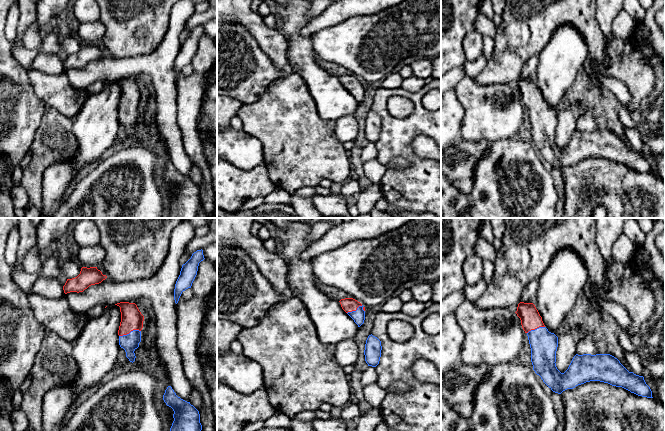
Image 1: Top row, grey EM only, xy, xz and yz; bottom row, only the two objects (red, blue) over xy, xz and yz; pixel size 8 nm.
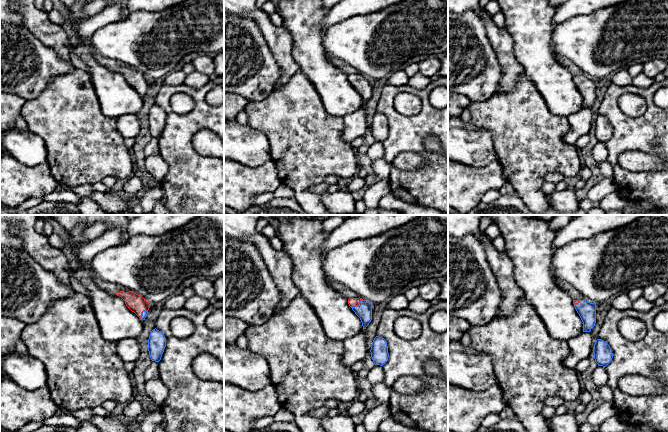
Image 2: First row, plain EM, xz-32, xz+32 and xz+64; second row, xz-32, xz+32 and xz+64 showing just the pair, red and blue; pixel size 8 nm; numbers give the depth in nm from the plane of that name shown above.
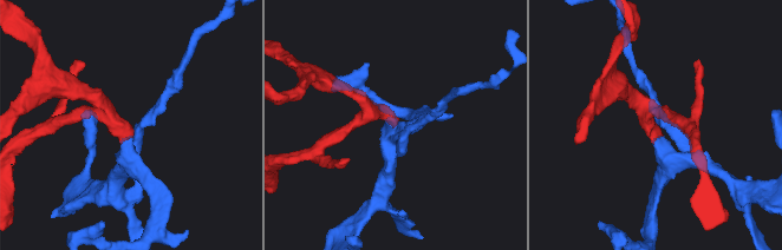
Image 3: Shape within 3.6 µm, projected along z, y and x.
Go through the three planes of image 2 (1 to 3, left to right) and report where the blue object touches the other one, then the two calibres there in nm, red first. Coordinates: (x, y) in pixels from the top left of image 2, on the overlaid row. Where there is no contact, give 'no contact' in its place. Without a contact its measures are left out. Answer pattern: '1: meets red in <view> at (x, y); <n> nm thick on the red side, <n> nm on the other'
1: meets red in xz-32 at (141, 313); 140 nm thick on the red side, 50 nm on the other
2: meets red in xz+32 at (357, 305); 70 nm thick on the red side, 130 nm on the other
3: meets red in xz+64 at (577, 303); 30 nm thick on the red side, 140 nm on the other

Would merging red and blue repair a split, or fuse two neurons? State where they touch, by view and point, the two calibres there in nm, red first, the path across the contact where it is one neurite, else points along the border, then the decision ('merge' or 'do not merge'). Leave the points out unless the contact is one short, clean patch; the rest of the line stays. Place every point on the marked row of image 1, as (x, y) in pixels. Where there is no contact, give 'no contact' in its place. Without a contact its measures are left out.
contact xy (129, 332); calibres 180 and 140 nm; way xy (131, 318), (129, 332), (130, 342); merge

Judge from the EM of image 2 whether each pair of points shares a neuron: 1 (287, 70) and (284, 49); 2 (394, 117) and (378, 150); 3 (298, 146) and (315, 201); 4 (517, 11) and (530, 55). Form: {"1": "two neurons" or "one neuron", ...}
{"1": "one neuron", "2": "two neurons", "3": "one neuron", "4": "one neuron"}

